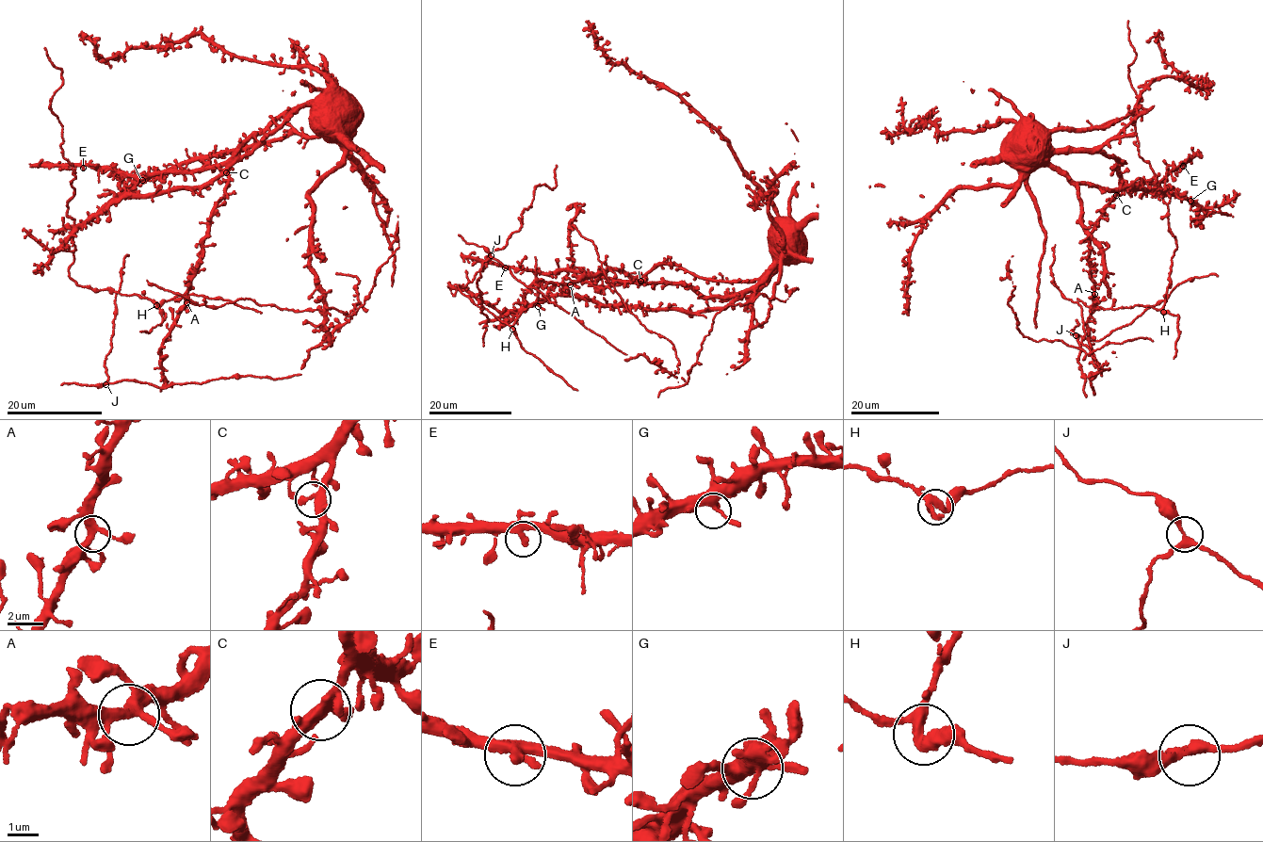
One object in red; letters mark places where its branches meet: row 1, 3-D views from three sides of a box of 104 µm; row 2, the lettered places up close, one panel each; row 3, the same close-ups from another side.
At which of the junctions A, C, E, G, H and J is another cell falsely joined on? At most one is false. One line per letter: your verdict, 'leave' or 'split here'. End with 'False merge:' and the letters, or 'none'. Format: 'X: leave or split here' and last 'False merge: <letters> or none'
A: leave
C: leave
E: leave
G: leave
H: leave
J: leave
False merge: none

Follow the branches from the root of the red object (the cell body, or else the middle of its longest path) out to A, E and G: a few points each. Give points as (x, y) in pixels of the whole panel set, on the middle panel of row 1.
A: (789, 224), (777, 227), (767, 279), (733, 296), (645, 284), (612, 269), (570, 284)
E: (789, 224), (785, 221), (777, 227), (777, 258), (767, 279), (733, 296), (704, 297), (680, 283), (505, 267)
G: (789, 224), (777, 227), (770, 271), (724, 307), (688, 312), (566, 295), (538, 306)

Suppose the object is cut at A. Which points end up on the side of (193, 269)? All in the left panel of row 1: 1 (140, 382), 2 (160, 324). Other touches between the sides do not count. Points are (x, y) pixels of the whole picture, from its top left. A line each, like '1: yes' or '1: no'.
1: yes
2: yes

